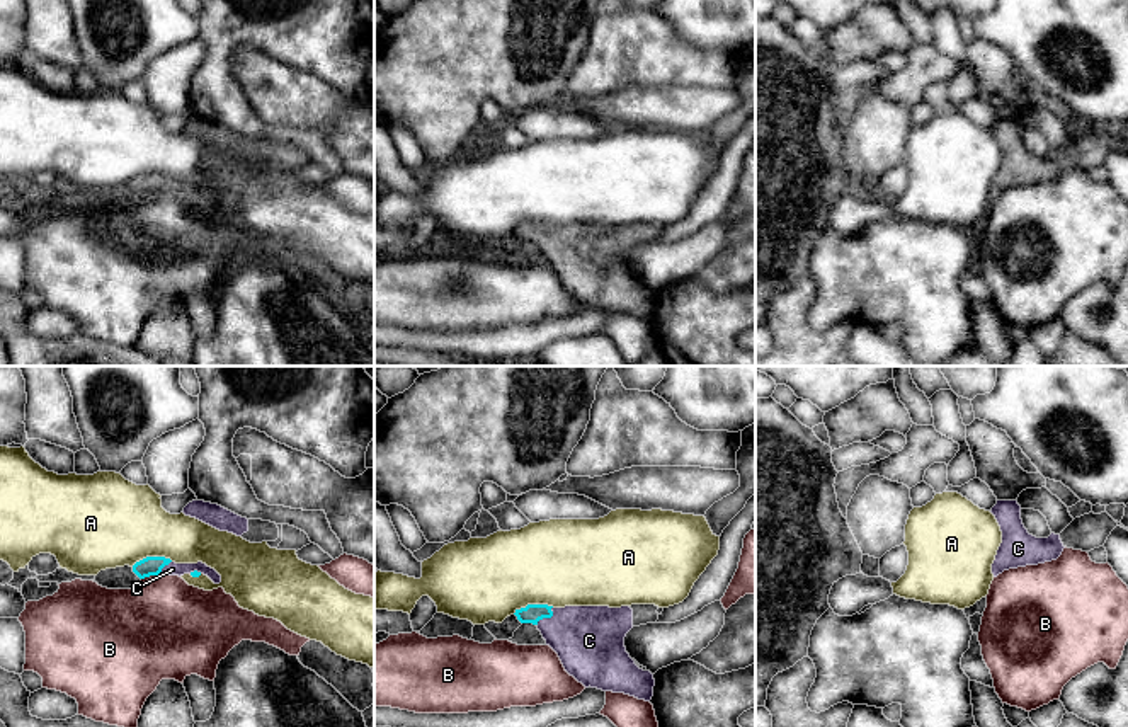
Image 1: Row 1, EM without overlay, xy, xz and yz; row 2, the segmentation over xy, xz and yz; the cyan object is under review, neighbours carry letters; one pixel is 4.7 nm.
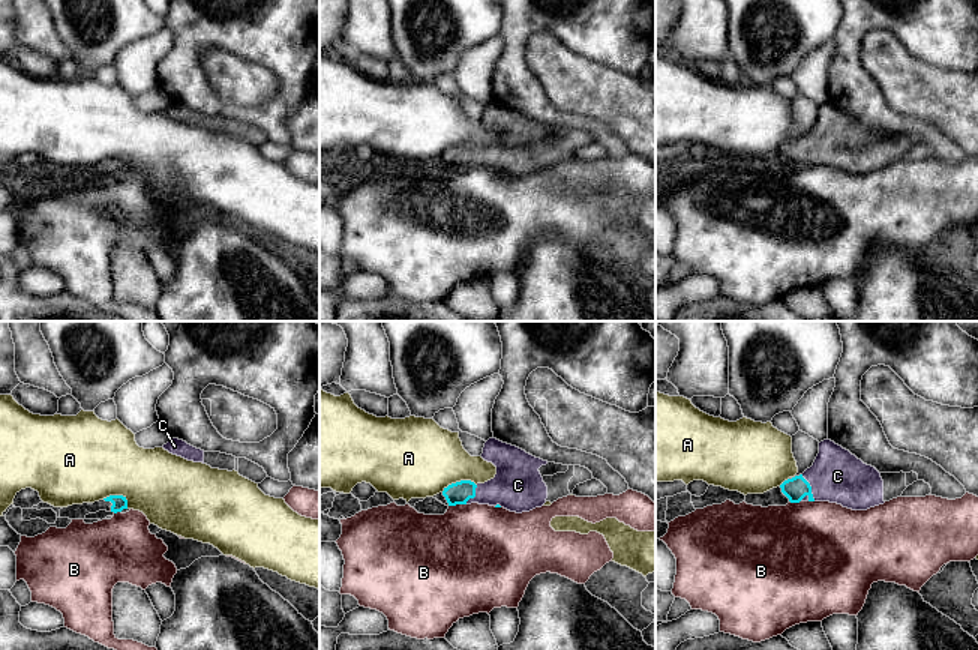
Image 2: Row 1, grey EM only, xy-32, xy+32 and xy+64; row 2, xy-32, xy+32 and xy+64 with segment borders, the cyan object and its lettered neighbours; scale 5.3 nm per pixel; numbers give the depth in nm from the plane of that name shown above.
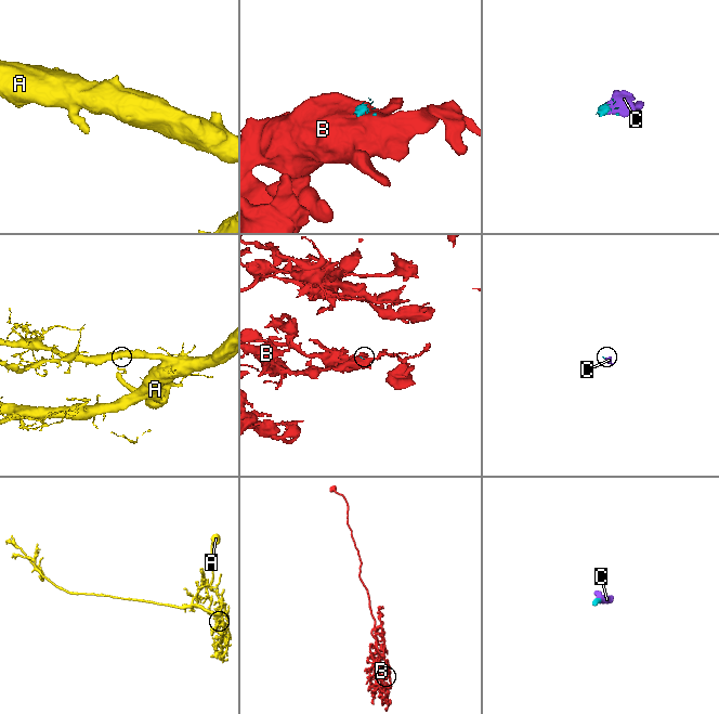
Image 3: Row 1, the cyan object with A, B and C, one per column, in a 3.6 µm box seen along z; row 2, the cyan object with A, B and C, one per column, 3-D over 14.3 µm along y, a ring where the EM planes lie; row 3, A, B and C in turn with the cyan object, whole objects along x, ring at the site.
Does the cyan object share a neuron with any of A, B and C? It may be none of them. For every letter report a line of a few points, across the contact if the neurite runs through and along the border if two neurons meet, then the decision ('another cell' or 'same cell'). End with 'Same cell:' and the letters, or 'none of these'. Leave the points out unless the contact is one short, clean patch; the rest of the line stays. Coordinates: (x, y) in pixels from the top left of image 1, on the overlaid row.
A: line xz (553, 606), (526, 605), (512, 613); another cell
B: line xy (157, 574), (142, 579); another cell
C: line xz (531, 613), (546, 617), (589, 641); same cell
Same cell: C

